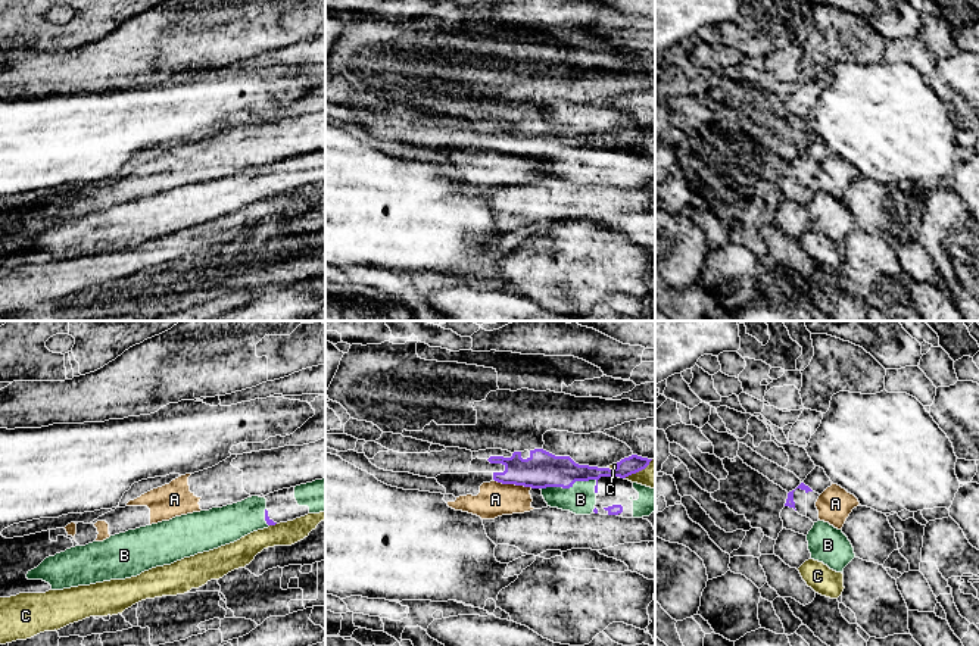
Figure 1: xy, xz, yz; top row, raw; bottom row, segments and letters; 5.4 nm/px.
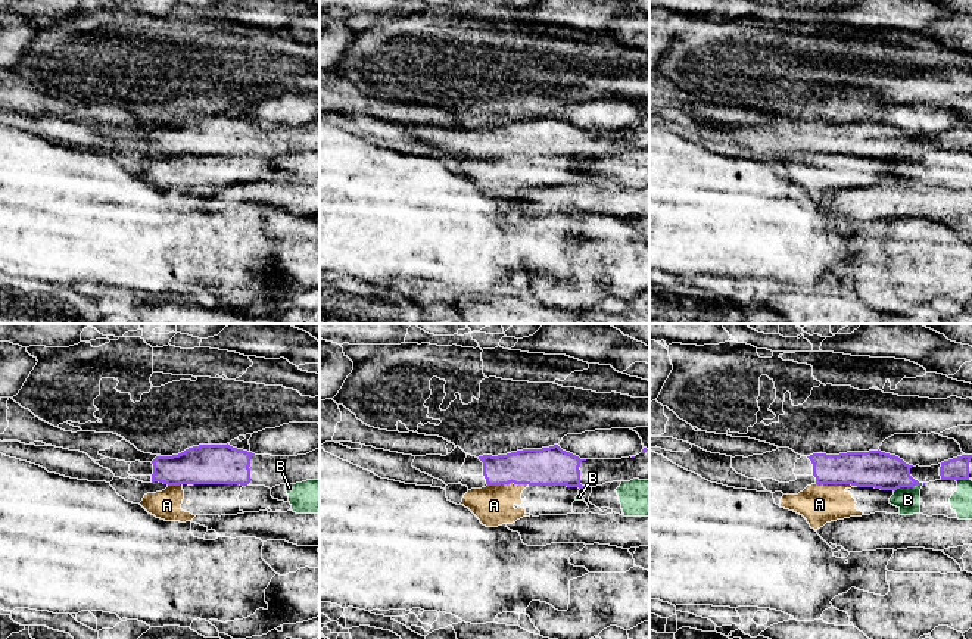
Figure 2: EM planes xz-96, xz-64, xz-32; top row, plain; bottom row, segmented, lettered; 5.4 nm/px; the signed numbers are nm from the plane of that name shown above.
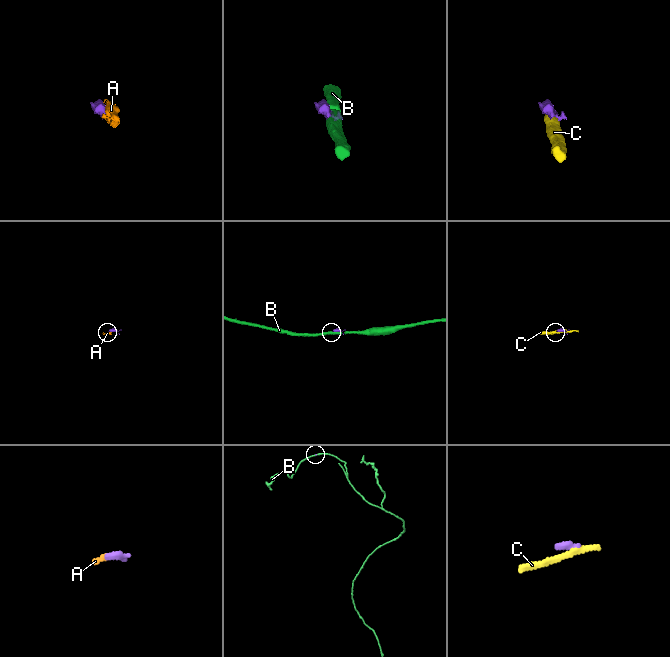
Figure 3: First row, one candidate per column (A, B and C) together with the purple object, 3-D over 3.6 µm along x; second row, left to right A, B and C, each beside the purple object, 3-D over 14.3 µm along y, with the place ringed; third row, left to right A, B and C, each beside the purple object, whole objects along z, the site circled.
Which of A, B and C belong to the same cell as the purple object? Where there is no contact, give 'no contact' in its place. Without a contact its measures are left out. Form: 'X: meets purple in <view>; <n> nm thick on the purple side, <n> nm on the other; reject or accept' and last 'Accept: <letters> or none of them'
A: meets purple in xz; 200 nm thick on the purple side, 190 nm on the other; reject
B: meets purple in xz; 200 nm thick on the purple side, 170 nm on the other; reject
C: meets purple in xz; 100 nm thick on the purple side, 140 nm on the other; reject
Accept: none of them

